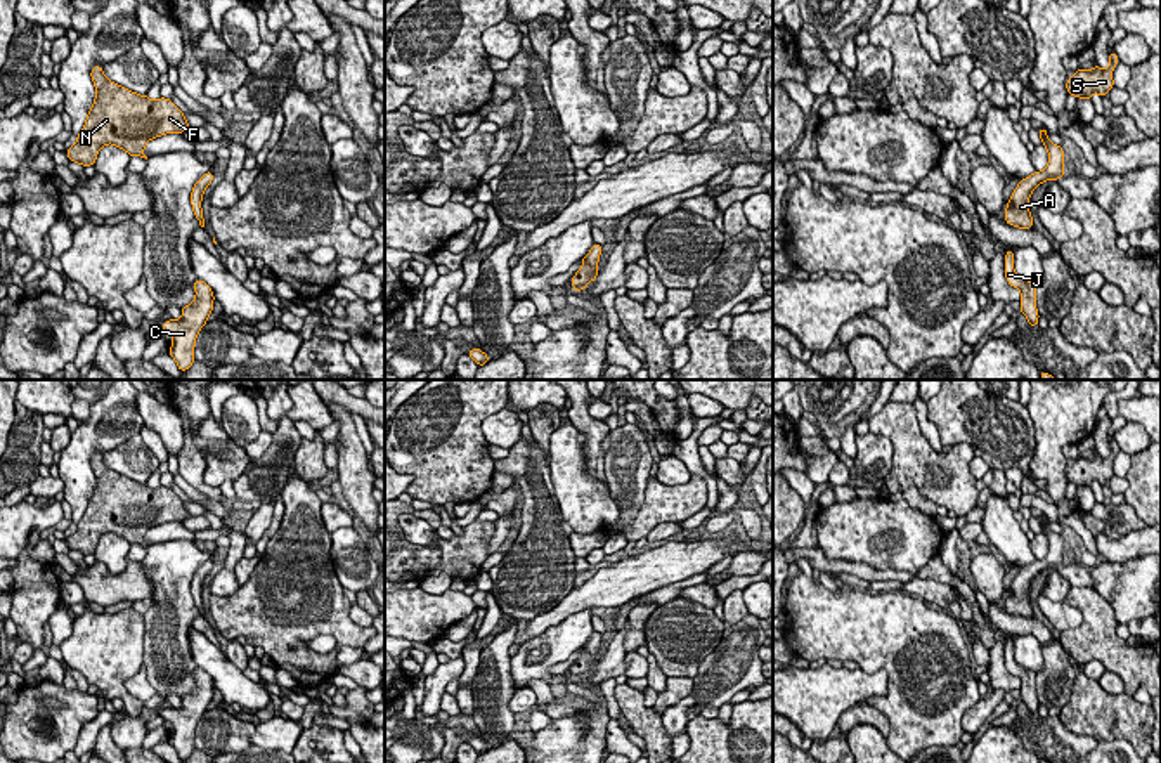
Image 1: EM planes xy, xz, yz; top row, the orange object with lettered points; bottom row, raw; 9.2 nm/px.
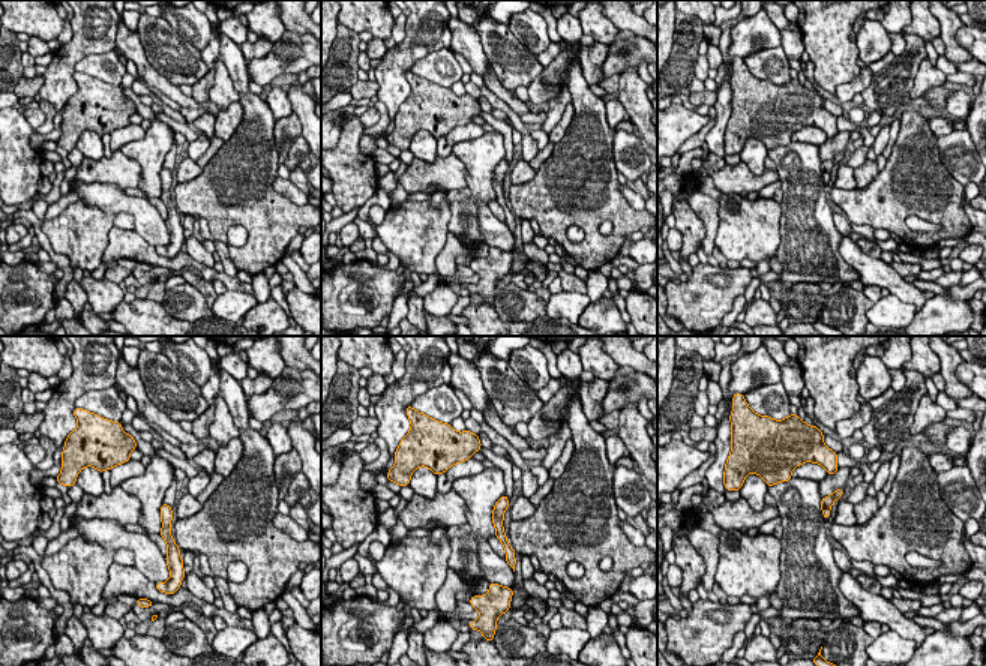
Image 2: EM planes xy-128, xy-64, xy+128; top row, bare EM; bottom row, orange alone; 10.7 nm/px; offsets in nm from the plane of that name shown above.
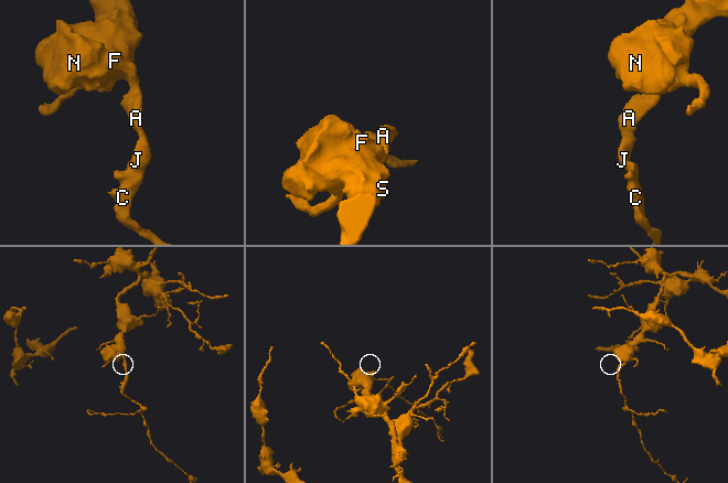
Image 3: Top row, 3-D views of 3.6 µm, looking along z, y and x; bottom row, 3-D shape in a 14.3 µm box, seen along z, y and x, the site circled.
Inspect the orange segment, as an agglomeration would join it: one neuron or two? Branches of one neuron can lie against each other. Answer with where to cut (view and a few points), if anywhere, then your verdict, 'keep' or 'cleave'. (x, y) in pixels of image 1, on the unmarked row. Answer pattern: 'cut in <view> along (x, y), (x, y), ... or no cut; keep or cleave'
no cut; keep

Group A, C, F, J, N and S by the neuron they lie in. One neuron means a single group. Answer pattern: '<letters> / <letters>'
A C F J N S

